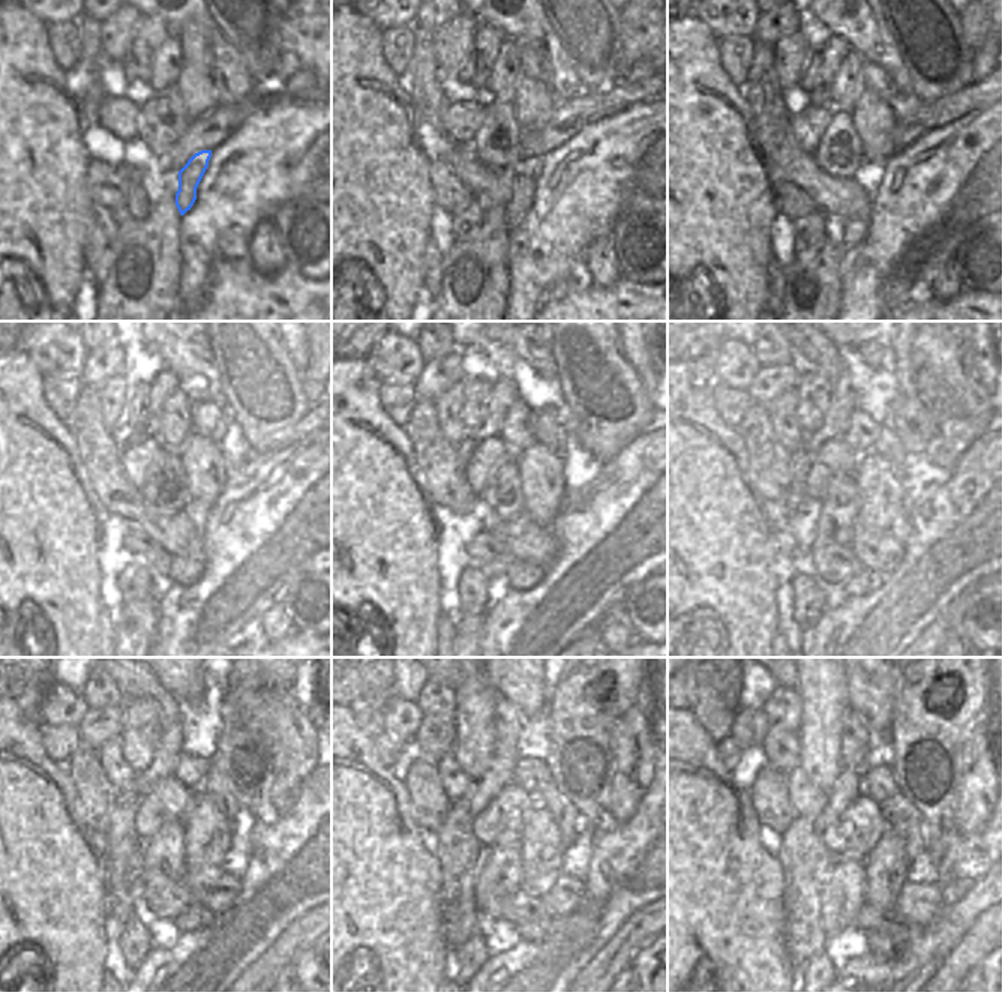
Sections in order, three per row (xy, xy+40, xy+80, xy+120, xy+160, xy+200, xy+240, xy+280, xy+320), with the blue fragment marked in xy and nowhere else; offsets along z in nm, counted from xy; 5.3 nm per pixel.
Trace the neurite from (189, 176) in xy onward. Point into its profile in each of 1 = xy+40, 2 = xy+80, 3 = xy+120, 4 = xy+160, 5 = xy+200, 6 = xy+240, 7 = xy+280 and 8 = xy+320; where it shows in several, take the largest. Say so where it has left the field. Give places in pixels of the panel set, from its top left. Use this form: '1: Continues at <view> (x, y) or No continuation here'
1: Continues at xy+40 (524, 186)
2: Continues at xy+80 (854, 231)
3: Continues at xy+120 (183, 571)
4: Continues at xy+160 (522, 575)
5: Continues at xy+200 (867, 581)
6: Continues at xy+240 (197, 919)
7: Continues at xy+280 (530, 931)
8: Continues at xy+320 (882, 946)

